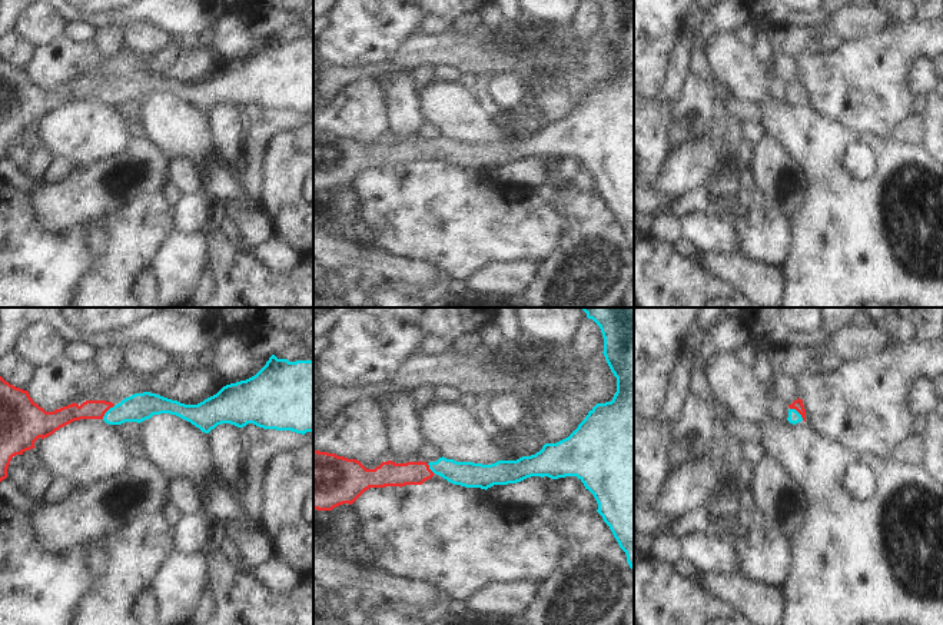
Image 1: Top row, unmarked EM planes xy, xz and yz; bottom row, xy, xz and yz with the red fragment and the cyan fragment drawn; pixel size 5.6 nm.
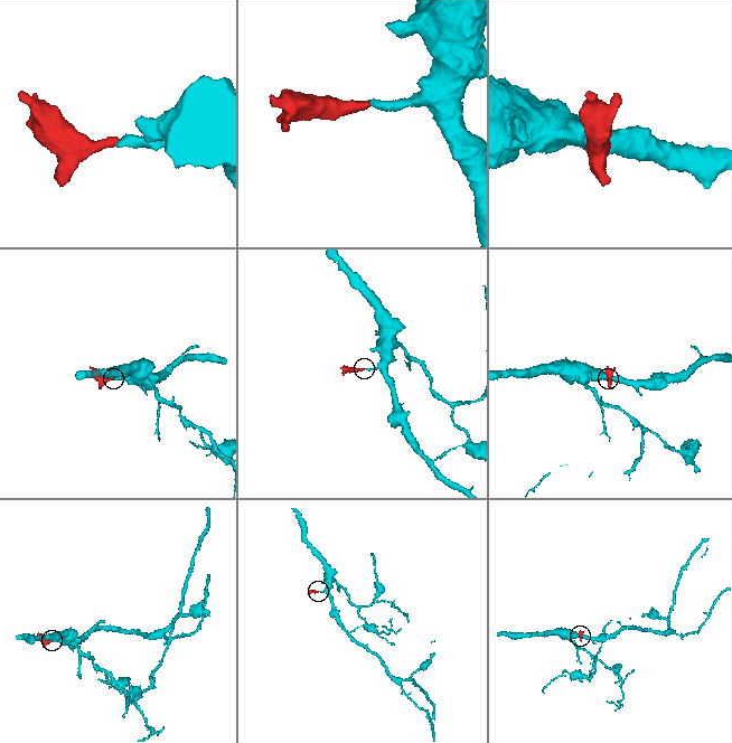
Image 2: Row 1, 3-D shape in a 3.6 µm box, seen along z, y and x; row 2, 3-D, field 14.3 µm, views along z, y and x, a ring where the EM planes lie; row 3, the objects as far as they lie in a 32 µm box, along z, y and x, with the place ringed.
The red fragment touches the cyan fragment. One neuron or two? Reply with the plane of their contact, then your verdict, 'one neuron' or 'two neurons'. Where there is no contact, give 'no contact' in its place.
meets red in yz; one neuron

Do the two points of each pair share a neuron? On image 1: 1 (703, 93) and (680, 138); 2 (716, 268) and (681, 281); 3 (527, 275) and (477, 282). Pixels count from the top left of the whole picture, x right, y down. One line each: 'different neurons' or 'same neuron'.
1: same neuron
2: different neurons
3: same neuron

